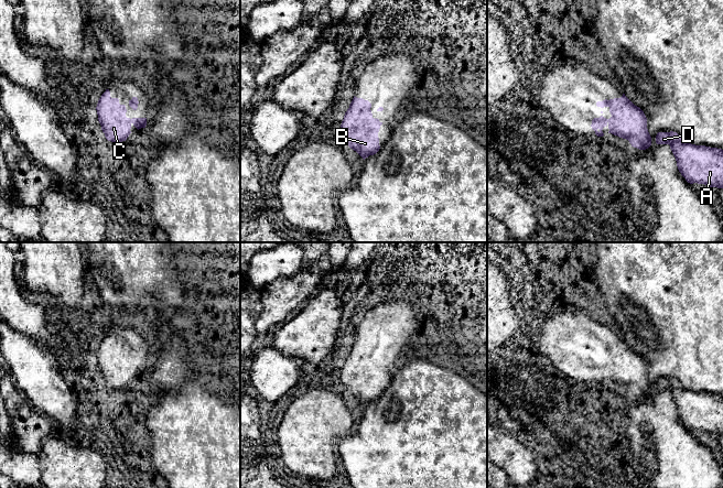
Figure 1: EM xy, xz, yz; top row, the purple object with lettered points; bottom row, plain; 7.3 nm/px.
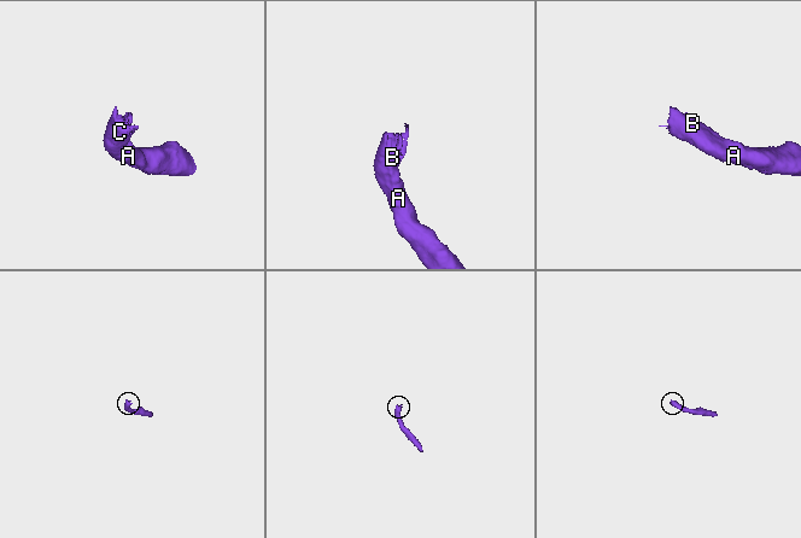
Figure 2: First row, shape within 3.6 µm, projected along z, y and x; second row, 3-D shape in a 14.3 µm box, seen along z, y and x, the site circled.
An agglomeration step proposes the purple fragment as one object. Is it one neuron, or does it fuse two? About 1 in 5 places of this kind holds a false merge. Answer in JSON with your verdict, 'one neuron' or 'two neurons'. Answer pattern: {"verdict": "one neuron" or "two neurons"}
{"verdict": "one neuron"}

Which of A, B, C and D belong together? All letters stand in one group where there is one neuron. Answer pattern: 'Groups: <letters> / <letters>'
Groups: A B C D

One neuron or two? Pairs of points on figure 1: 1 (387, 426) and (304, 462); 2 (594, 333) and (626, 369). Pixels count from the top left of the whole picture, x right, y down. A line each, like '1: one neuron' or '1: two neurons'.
1: two neurons
2: one neuron

